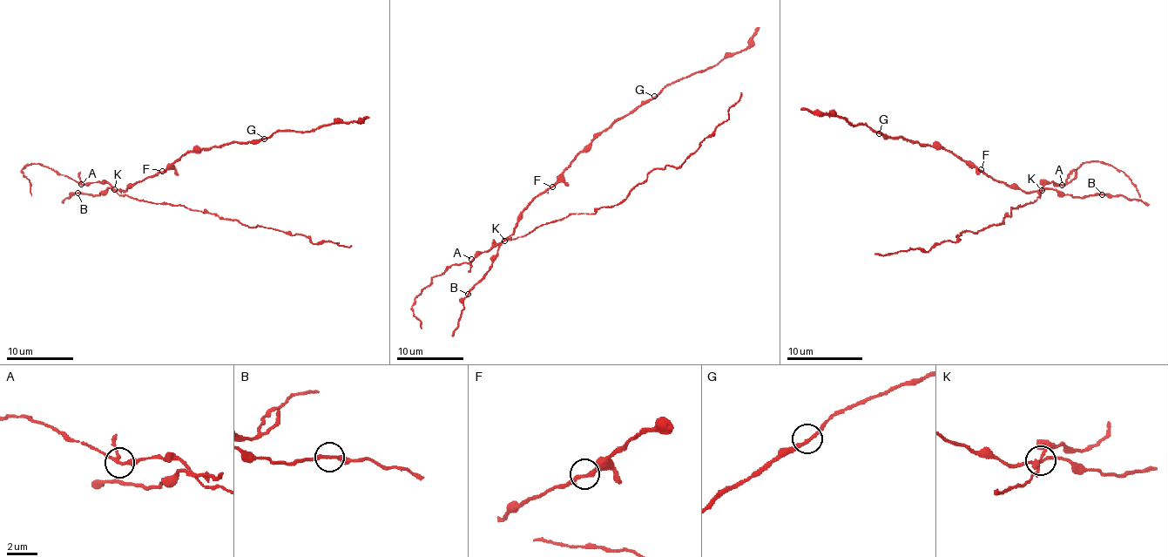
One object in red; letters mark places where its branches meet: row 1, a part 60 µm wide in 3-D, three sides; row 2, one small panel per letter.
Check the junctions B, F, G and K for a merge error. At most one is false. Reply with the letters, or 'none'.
K

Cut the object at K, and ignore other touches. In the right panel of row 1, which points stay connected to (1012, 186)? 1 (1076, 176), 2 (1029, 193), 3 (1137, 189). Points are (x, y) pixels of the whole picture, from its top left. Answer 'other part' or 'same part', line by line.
1: other part
2: same part
3: other part

